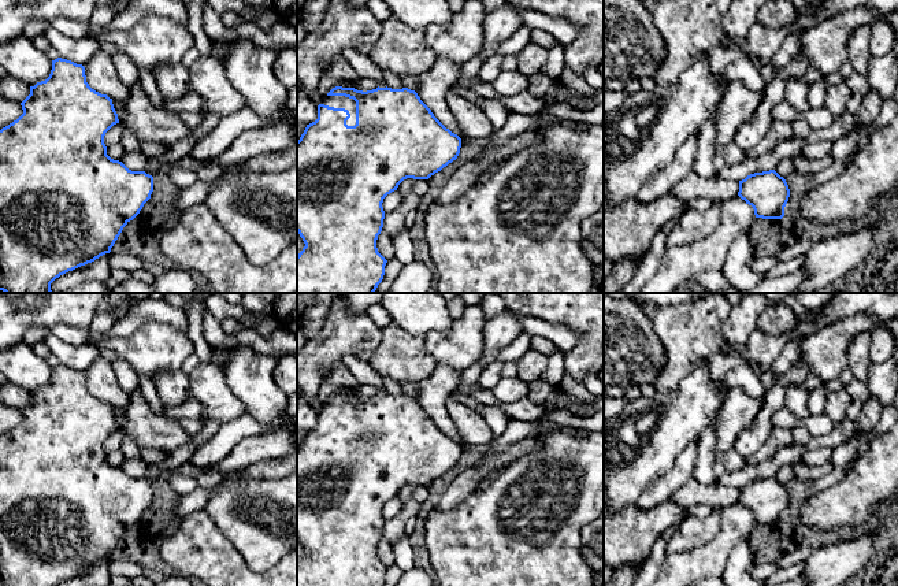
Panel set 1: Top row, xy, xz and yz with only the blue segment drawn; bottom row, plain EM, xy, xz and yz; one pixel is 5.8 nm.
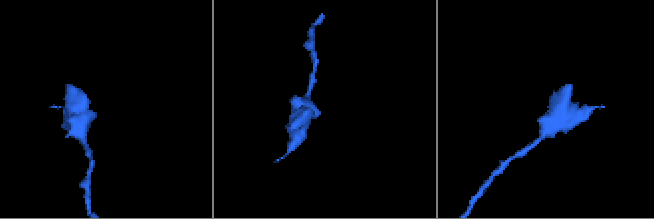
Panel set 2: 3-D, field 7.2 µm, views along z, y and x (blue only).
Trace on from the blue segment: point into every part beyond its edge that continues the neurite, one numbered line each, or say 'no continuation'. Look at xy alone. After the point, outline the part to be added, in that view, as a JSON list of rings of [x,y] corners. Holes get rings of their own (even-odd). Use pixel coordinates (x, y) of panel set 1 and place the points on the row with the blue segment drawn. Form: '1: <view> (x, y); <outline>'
no continuation

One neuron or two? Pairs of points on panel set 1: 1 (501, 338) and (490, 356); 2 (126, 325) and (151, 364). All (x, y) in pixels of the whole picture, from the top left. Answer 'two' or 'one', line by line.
1: one
2: two

